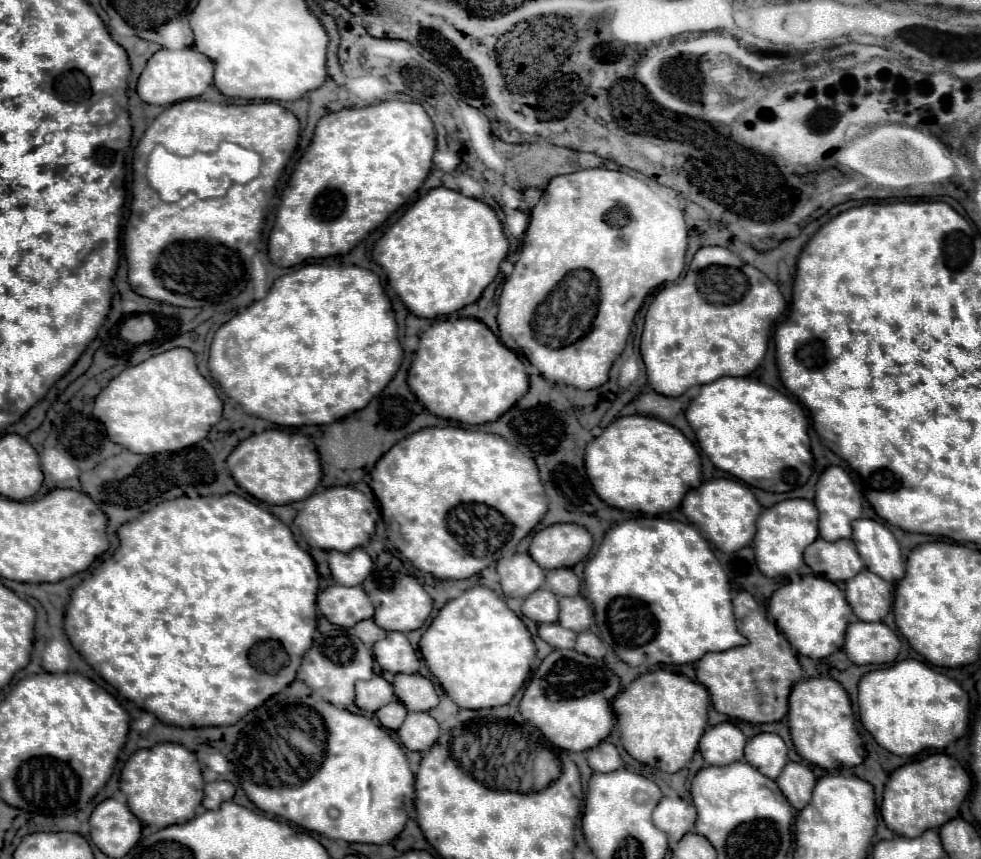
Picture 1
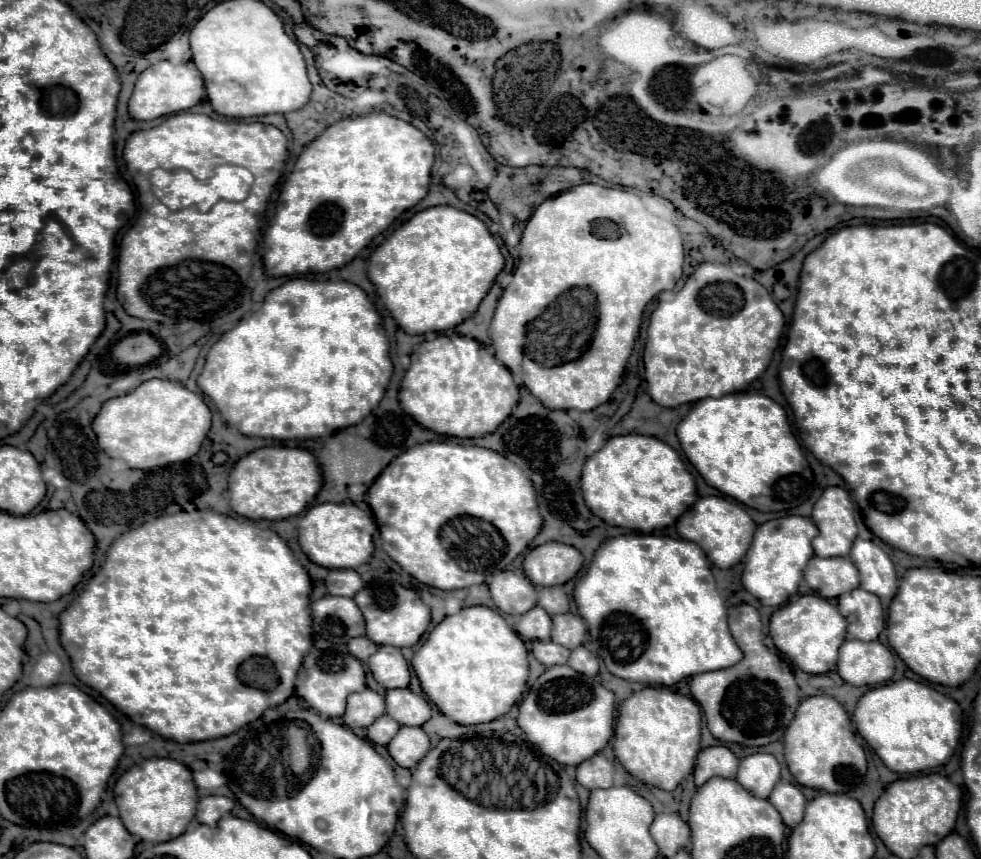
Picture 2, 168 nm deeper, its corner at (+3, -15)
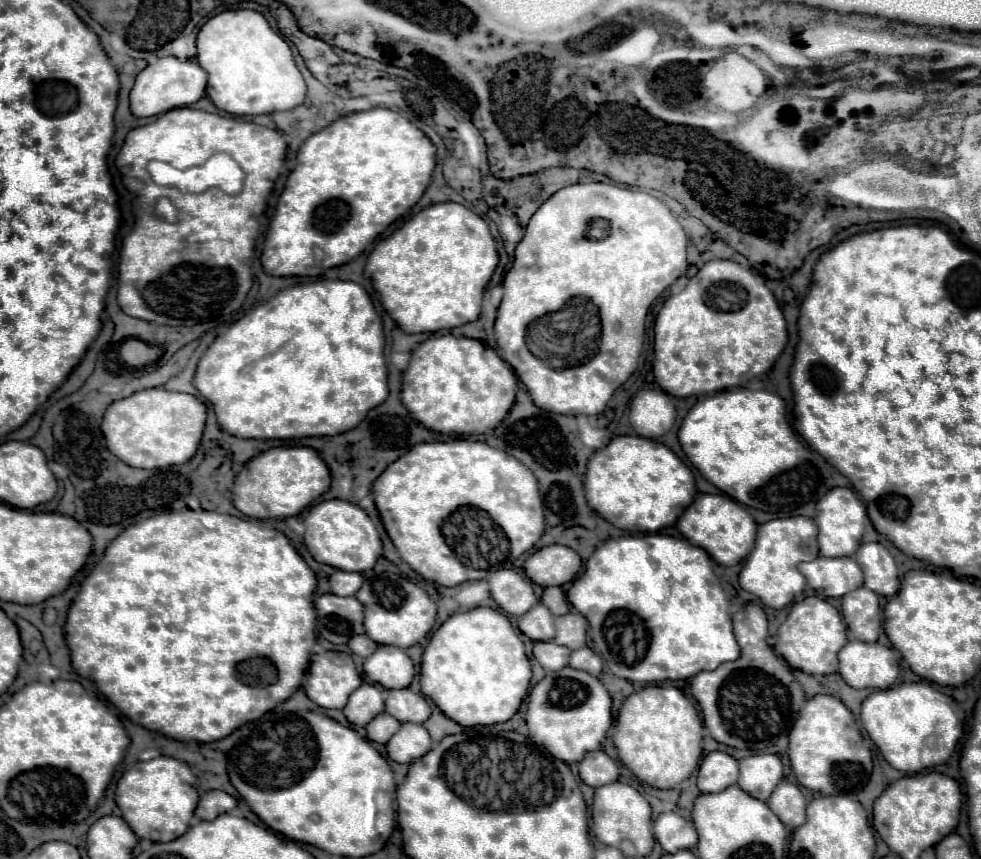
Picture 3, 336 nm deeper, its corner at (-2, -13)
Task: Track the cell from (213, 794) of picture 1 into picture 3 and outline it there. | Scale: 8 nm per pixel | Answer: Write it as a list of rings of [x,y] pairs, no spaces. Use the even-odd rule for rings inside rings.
[[[221,790],[205,792],[199,800],[199,806],[195,810],[195,816],[199,820],[215,820],[219,814],[225,814],[237,806],[237,800]]]

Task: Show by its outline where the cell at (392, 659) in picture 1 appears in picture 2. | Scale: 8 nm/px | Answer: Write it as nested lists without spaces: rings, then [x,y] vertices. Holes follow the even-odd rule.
[[[380,646],[374,656],[368,660],[368,668],[374,680],[388,688],[408,688],[410,670],[402,652],[394,646]]]

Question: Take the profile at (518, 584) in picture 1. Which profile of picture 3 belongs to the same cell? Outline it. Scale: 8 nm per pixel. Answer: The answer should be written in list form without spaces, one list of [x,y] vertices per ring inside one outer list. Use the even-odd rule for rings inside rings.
[[[493,570],[487,578],[489,588],[491,588],[491,596],[493,600],[507,612],[513,616],[521,616],[525,614],[531,606],[535,606],[539,602],[539,598],[533,592],[531,582],[521,576],[517,570]]]

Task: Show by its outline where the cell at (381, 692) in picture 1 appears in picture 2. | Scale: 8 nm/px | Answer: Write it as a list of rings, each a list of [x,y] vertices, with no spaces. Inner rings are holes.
[[[366,688],[362,692],[354,692],[348,696],[348,706],[344,712],[344,724],[350,728],[368,728],[374,720],[378,720],[386,710],[384,698],[374,690]]]

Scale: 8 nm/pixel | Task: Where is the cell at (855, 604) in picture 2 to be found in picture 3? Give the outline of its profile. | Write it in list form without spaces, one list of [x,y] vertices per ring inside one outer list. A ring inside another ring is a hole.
[[[857,588],[843,596],[841,604],[843,620],[851,634],[863,642],[875,642],[881,630],[881,606],[879,596],[873,590]]]

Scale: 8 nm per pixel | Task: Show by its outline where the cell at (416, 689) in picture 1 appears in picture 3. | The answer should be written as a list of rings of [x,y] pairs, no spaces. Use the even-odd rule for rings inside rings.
[[[409,688],[389,690],[387,700],[385,700],[385,708],[399,722],[423,724],[431,716],[431,706],[427,704],[427,700],[421,694],[411,692]]]

